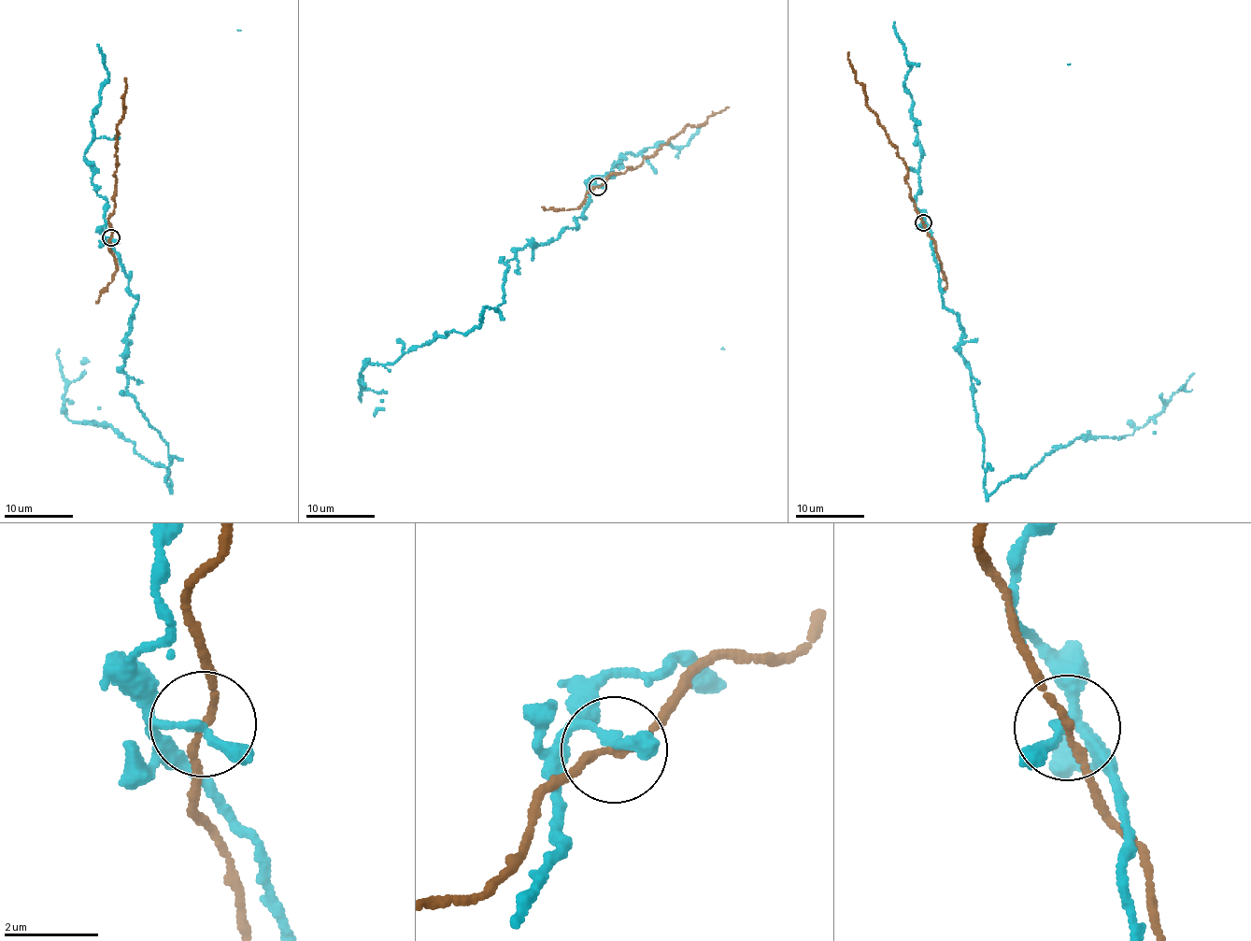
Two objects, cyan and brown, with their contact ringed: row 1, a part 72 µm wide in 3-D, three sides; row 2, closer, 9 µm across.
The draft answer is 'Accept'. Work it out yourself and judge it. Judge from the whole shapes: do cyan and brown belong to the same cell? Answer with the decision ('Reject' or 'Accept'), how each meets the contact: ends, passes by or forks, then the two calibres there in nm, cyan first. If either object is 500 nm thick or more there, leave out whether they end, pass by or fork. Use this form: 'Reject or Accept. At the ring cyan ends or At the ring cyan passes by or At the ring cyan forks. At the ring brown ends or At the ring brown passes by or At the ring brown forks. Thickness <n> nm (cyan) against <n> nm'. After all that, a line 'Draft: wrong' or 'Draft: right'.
Reject. At the ring cyan passes by. At the ring brown passes by. Thickness 180 nm (cyan) against 140 nm
Draft: wrong

